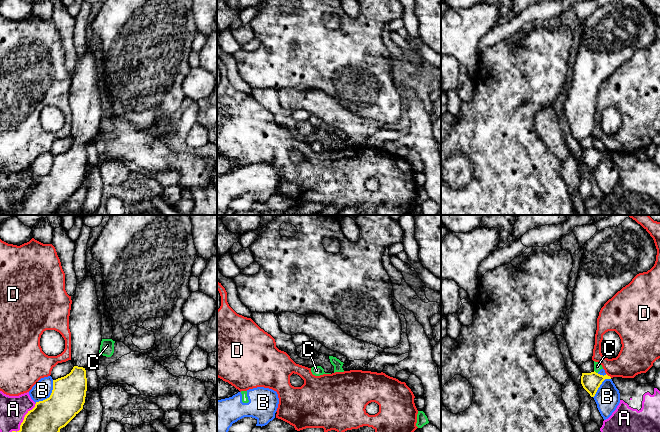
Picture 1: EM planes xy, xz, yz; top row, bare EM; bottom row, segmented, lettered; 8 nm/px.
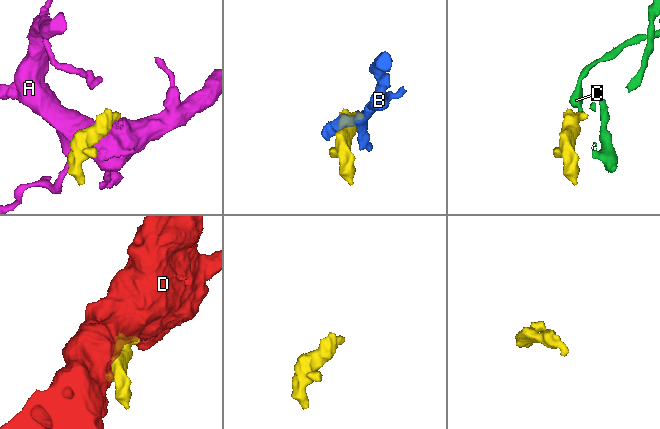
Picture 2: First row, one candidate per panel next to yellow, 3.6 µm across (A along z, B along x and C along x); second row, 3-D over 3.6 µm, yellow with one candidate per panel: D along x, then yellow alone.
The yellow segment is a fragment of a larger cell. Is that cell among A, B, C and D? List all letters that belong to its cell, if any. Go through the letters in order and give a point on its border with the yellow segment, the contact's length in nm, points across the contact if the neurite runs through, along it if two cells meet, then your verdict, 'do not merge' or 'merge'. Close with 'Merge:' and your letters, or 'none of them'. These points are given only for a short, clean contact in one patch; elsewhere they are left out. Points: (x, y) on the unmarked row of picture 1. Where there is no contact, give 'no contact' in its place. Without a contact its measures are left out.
A: contact xy (21, 200); length 400 nm; do not merge
B: contact xy (50, 171); length 240 nm; do not merge
C: contact yz (595, 148); length 40 nm; border yz (594, 146), (597, 149); do not merge
D: contact yz (609, 152); length 60 nm; do not merge
Merge: none of them

